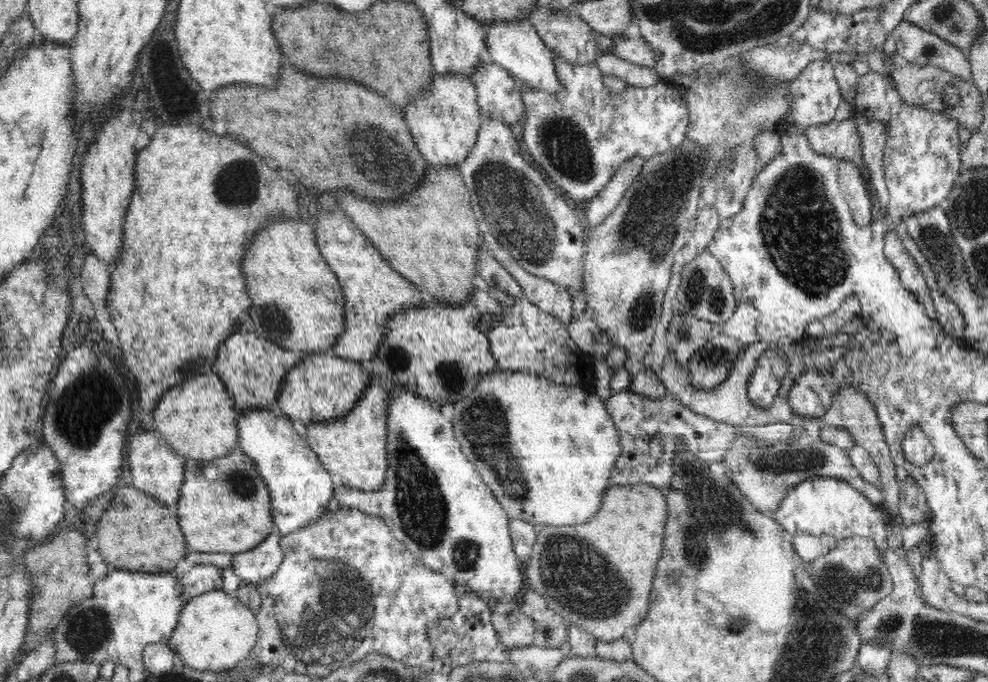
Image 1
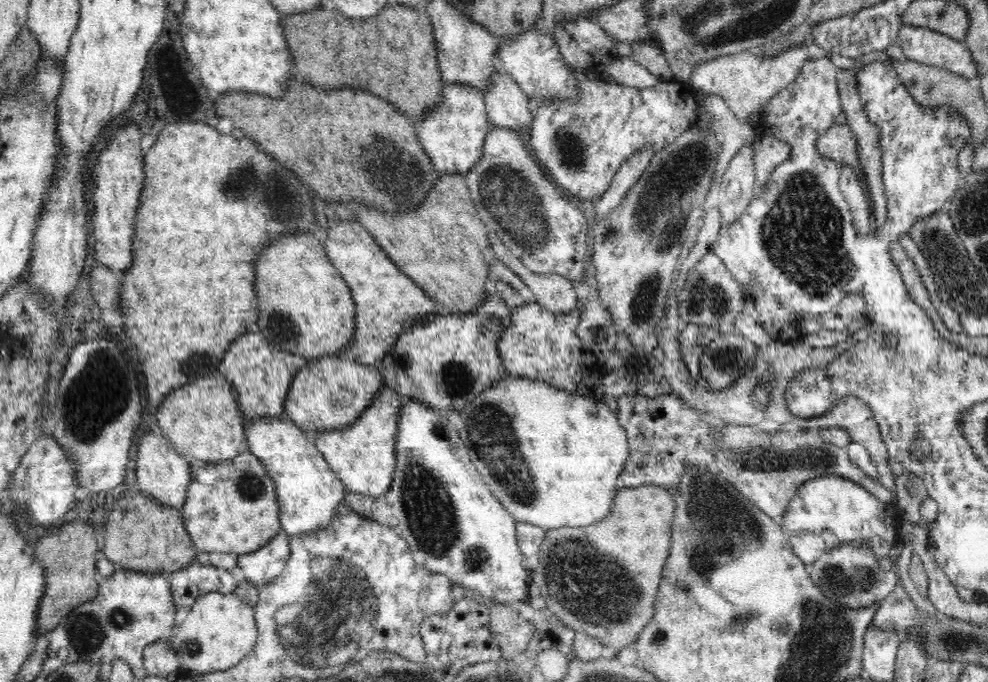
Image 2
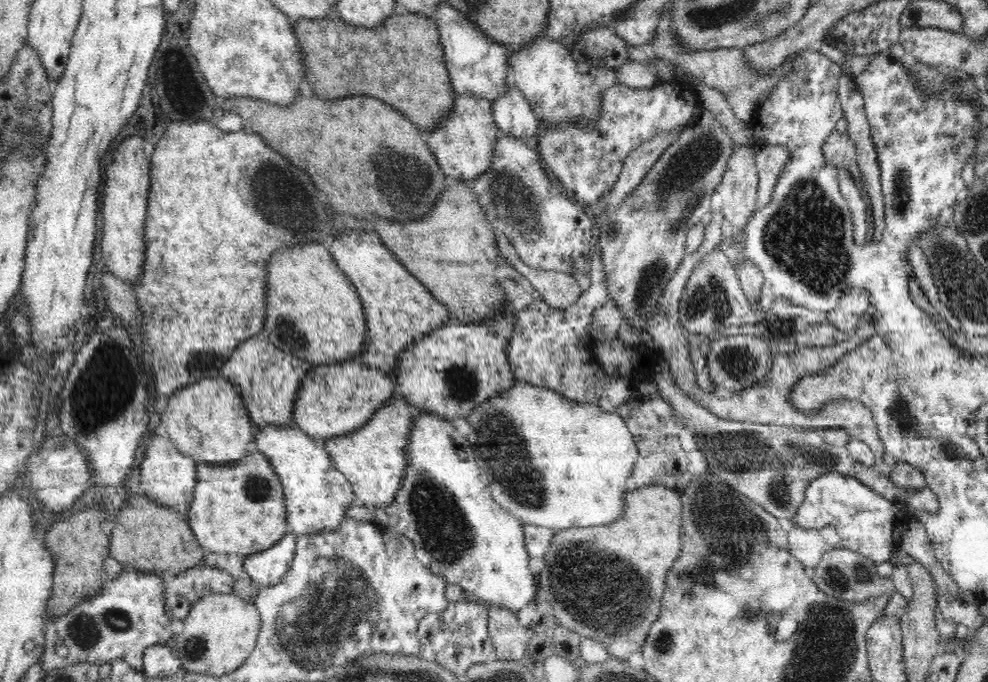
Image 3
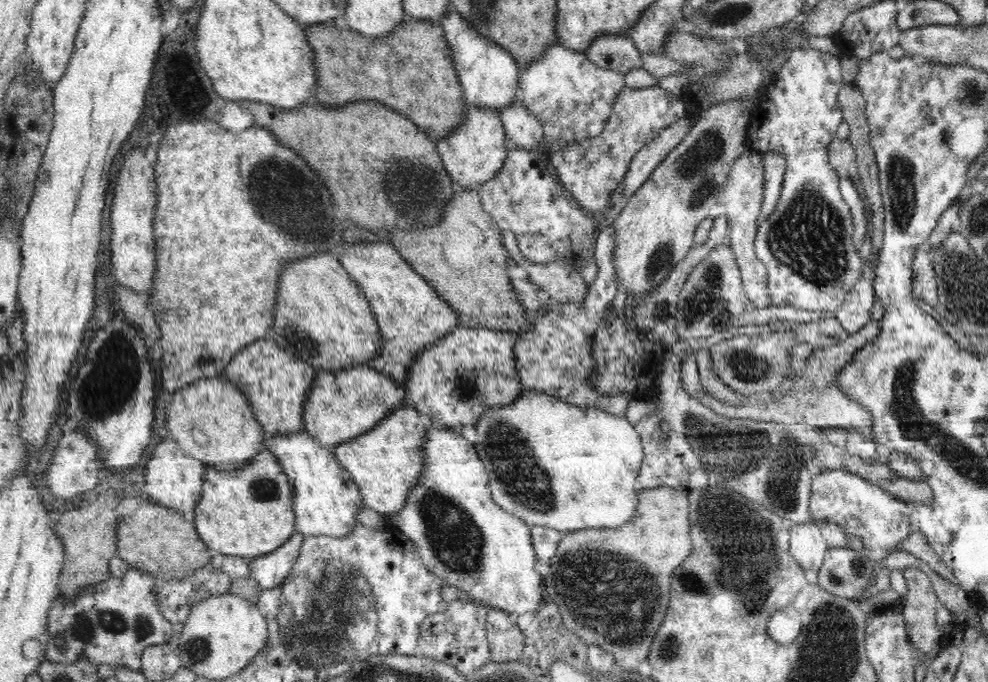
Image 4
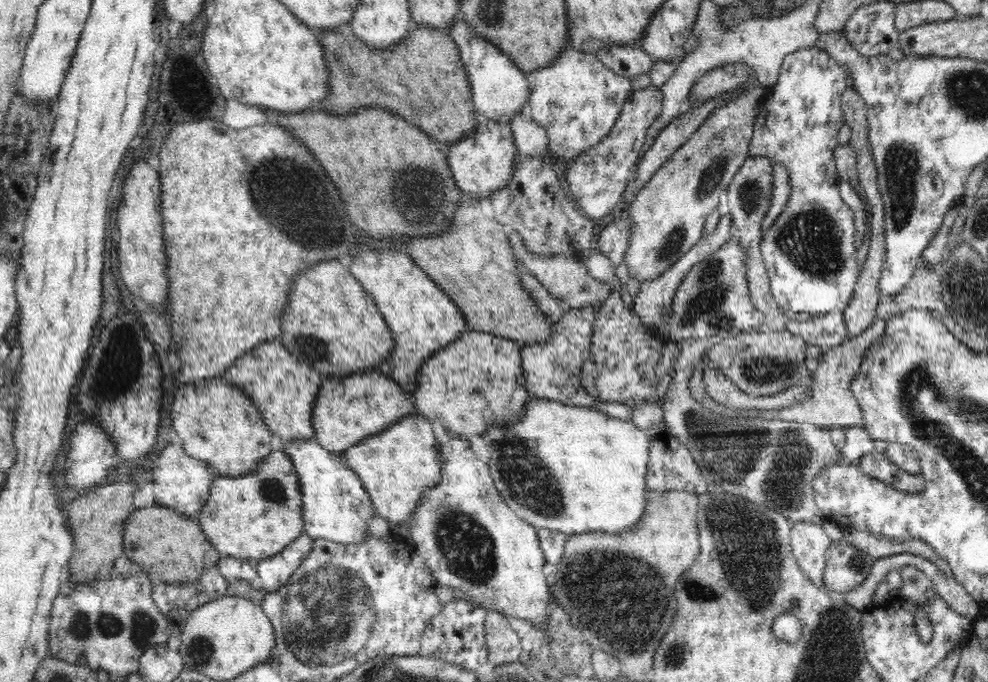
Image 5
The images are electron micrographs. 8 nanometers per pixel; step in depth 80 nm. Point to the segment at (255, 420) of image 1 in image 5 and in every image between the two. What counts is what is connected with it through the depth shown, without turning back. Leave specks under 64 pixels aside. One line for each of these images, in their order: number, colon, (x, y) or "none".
2: (308, 491)
3: (317, 494)
4: (326, 499)
5: (336, 506)

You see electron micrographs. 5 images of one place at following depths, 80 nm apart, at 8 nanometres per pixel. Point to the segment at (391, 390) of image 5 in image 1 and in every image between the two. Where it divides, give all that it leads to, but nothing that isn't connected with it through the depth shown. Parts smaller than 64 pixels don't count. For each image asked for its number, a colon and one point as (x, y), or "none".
1: (321, 386)
2: (328, 393)
3: (334, 399)
4: (340, 405)

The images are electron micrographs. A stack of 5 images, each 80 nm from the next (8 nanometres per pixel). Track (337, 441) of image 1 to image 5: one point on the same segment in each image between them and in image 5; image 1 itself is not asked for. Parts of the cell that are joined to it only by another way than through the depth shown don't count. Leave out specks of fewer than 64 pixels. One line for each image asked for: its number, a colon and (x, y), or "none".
2: (362, 454)
3: (372, 458)
4: (385, 462)
5: (396, 465)

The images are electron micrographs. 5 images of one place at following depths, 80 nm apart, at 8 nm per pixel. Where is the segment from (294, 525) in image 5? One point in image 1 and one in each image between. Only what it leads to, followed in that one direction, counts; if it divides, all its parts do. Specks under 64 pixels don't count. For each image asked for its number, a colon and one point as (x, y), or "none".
1: (224, 506)
2: (231, 506)
3: (238, 508)
4: (248, 512)

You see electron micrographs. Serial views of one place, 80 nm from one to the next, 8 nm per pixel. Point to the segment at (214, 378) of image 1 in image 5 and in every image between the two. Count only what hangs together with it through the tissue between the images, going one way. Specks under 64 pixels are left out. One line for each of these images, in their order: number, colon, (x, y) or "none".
2: (203, 420)
3: (207, 420)
4: (212, 421)
5: (218, 424)

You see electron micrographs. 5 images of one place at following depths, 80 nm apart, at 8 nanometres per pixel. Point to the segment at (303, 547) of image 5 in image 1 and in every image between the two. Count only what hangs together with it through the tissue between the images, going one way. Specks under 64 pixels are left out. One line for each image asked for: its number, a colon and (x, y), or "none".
1: (254, 566)
2: (262, 566)
3: (266, 568)
4: (269, 570)

